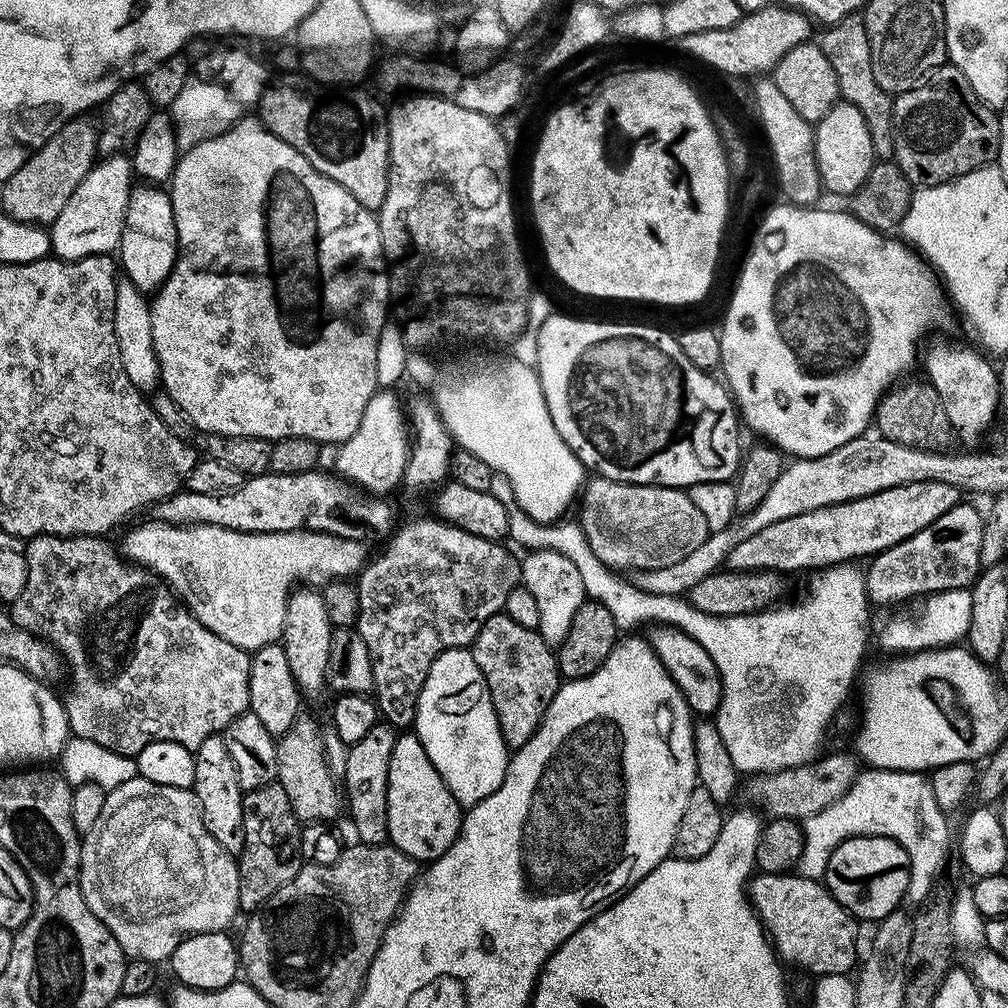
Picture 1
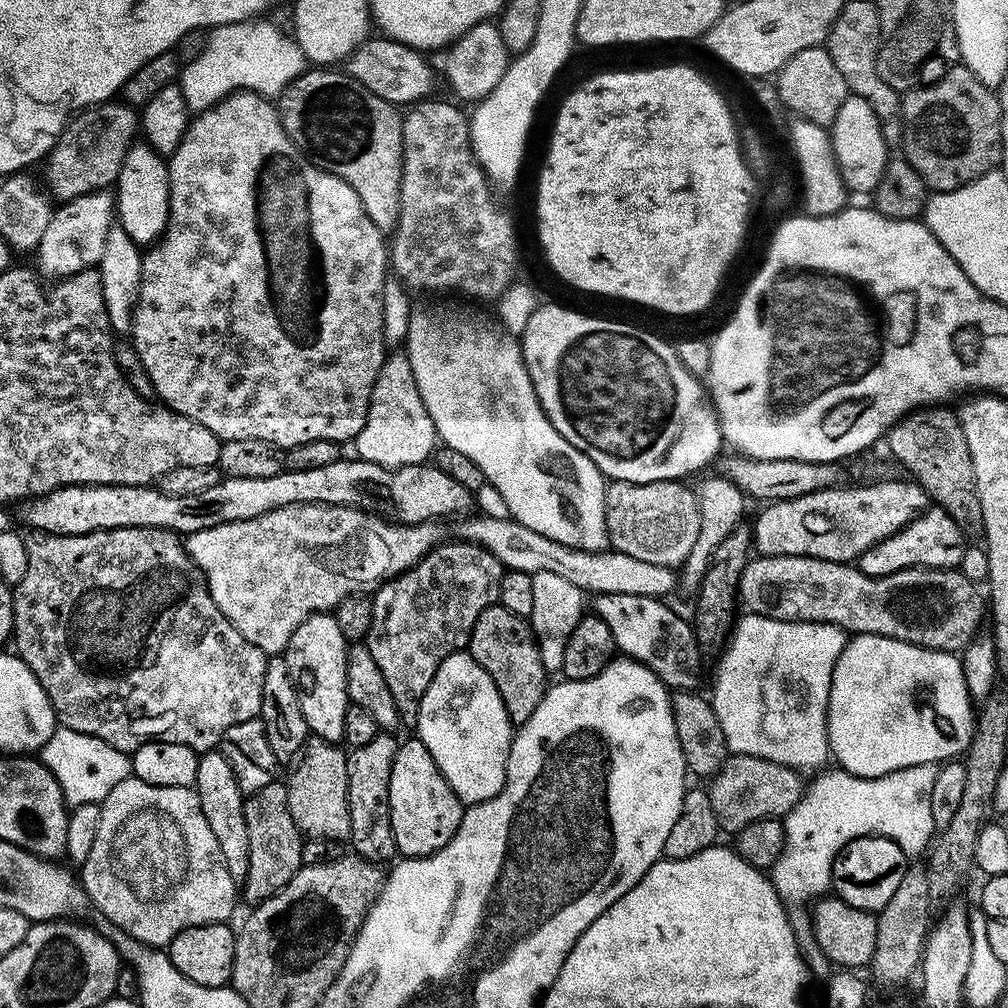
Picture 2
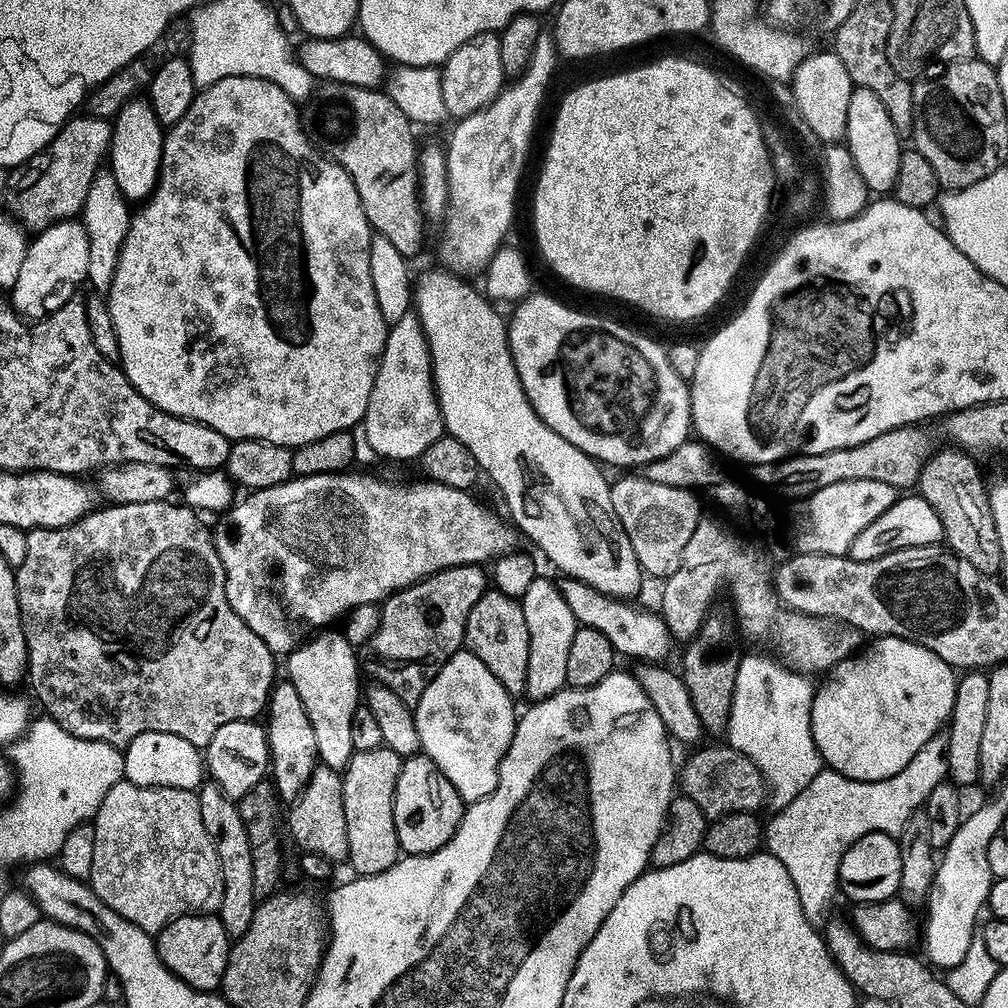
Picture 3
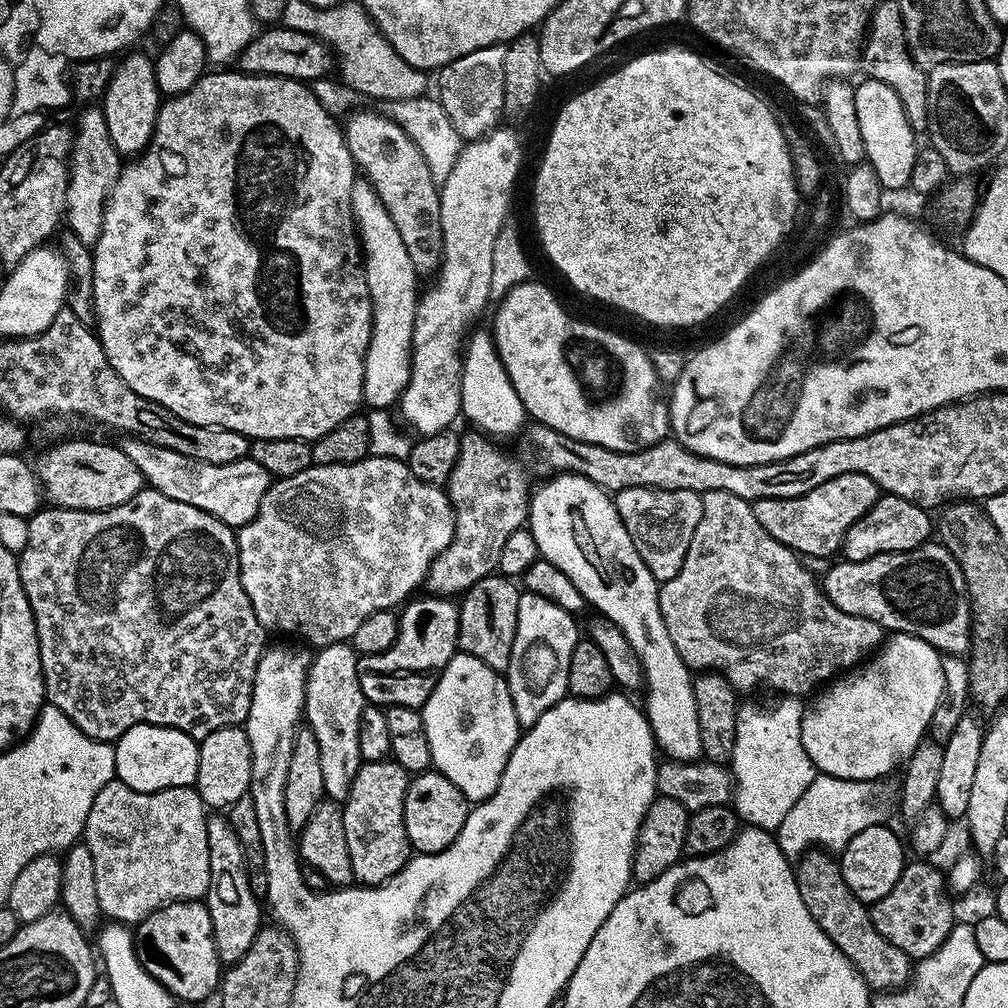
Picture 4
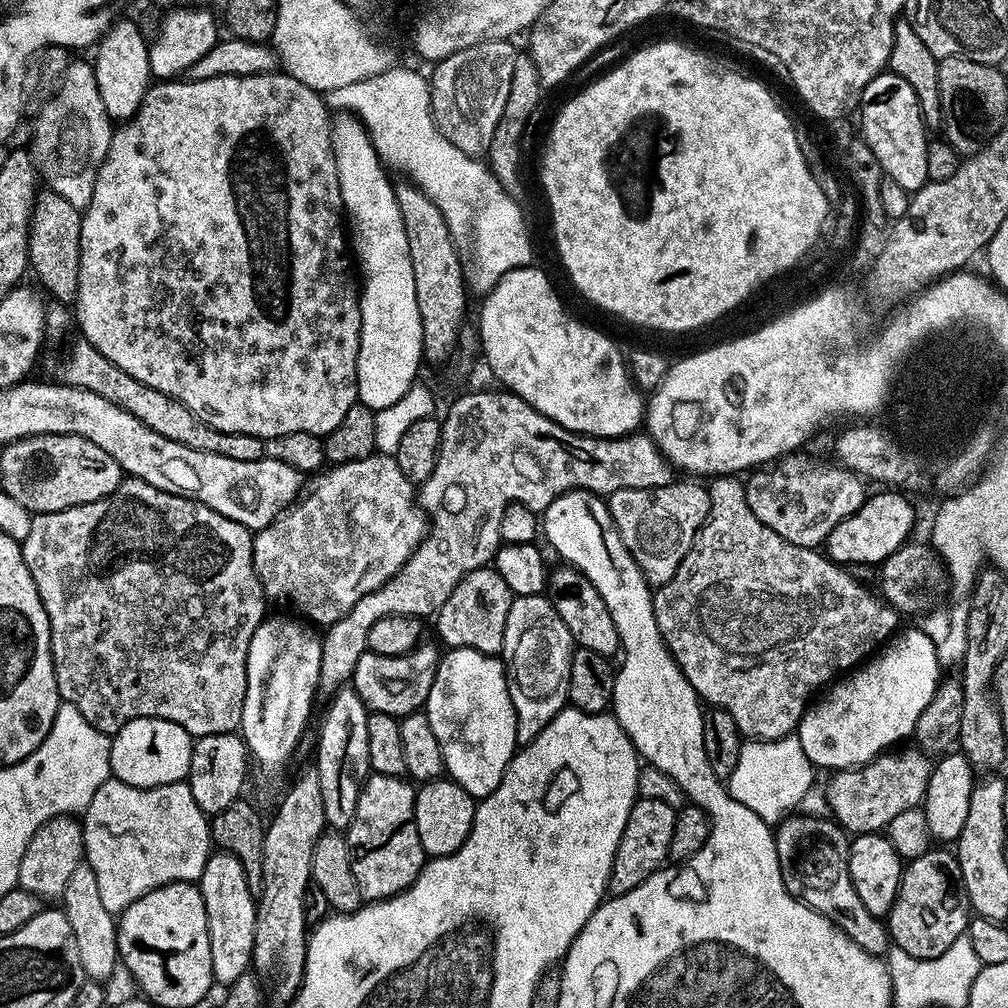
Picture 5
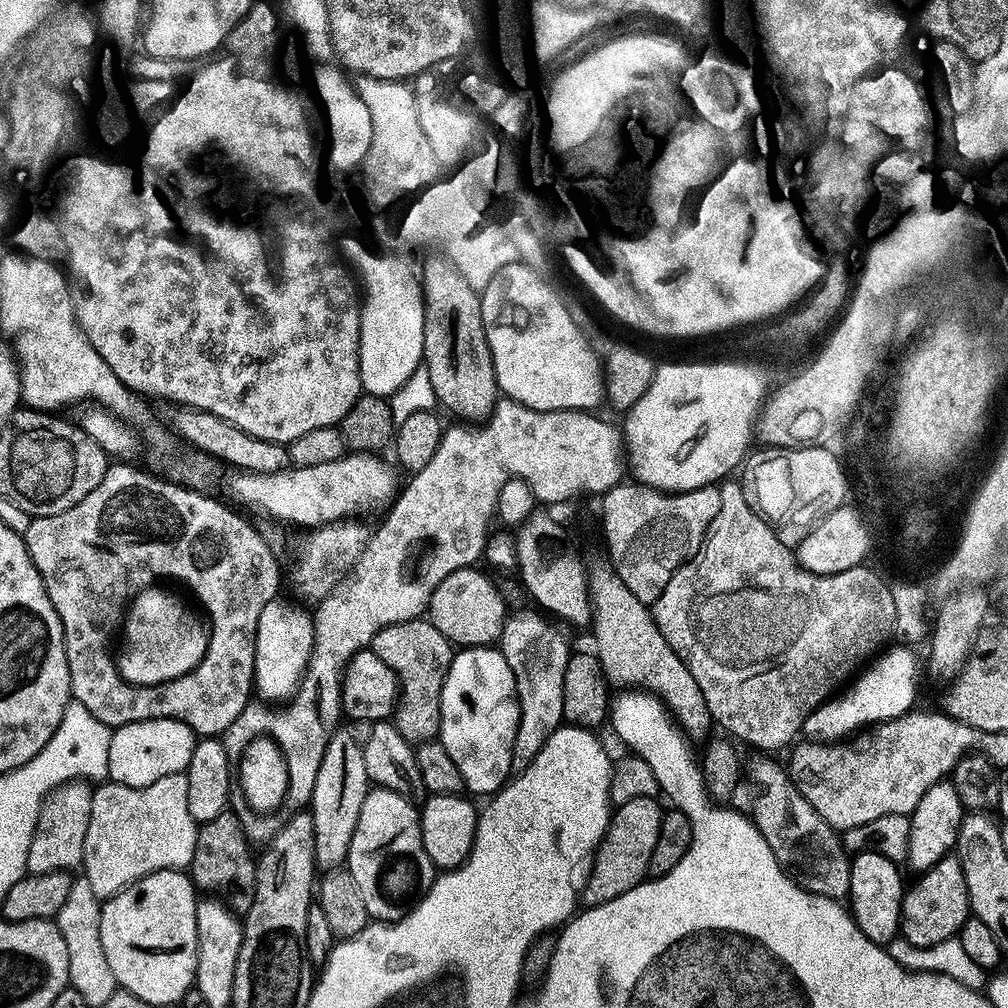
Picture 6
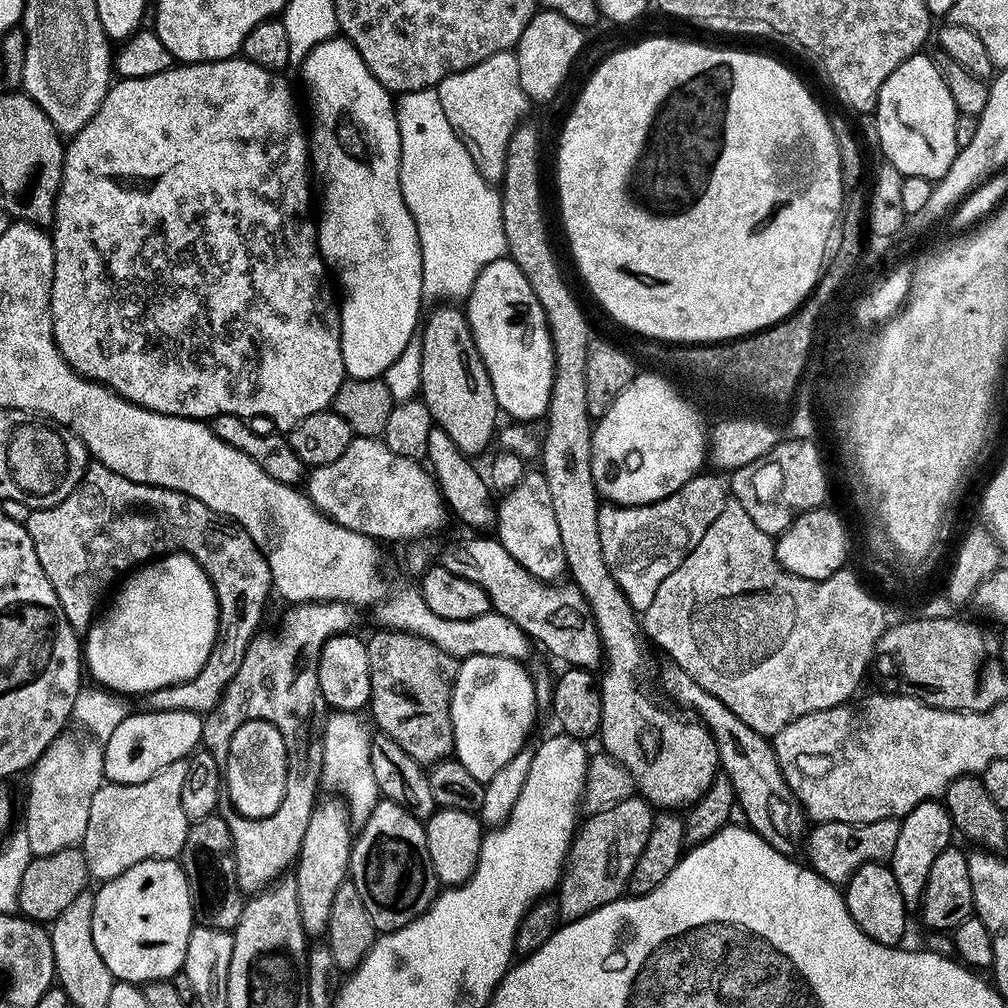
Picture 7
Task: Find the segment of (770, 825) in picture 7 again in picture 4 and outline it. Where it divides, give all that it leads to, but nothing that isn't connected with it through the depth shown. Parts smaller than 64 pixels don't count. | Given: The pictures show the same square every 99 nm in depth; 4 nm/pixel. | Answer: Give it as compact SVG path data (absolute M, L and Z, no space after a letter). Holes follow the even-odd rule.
M809 850L795 861L794 871L798 882L798 894L802 894L802 902L806 902L806 910L818 922L818 926L830 938L842 954L868 983L872 990L899 990L909 983L914 971L913 961L894 942L886 942L878 930L874 930L874 922L869 905L861 902L846 886L846 878L842 878L840 861L827 850Z

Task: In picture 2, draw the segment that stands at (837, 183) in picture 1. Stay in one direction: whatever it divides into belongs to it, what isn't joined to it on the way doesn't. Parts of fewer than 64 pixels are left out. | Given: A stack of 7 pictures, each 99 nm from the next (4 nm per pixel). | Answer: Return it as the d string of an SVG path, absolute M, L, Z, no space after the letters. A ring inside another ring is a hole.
M848 95L846 102L842 102L842 110L838 110L838 118L834 118L830 126L830 135L836 163L841 167L840 173L844 179L844 187L852 194L874 193L887 168L890 149L884 140L880 120L874 114L874 110L870 110L870 102Z

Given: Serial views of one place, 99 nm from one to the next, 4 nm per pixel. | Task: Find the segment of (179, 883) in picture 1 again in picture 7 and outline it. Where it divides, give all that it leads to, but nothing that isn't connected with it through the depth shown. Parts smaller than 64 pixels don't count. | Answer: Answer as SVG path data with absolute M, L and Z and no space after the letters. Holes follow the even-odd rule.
M187 759L174 762L146 782L137 784L100 785L98 794L90 802L90 822L82 851L93 881L103 882L120 876L127 868L143 860L171 860L179 857L186 842L189 821L182 814L182 778L186 778Z

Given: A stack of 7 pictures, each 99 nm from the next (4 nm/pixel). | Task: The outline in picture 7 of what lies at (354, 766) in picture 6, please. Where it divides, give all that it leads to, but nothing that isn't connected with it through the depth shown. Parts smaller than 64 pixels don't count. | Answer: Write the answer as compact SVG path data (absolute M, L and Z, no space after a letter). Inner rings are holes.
M328 798L325 804L317 803L306 826L305 837L301 840L299 855L295 857L296 897L298 898L298 910L300 921L304 923L305 933L323 933L328 926L331 906L338 888L347 881L350 876L348 860L352 856L352 842L354 828L350 823L348 806L340 798Z

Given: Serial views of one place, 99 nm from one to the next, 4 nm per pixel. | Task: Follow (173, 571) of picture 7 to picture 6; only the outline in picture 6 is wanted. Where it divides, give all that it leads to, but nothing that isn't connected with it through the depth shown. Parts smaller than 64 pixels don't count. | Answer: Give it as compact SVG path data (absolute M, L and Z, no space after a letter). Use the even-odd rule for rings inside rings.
M167 587L142 589L125 615L122 625L124 649L118 652L118 667L121 678L131 684L165 684L168 680L177 680L179 676L185 676L191 668L196 668L208 649L208 628L205 621L201 617L200 621L174 593L167 592L164 588Z

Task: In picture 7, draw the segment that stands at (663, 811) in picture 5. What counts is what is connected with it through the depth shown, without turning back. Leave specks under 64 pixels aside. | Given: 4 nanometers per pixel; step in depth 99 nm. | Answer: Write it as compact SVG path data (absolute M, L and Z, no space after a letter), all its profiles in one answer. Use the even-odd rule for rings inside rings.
M634 794L629 800L618 802L618 806L610 806L610 810L593 812L587 817L589 820L579 825L572 838L572 847L568 850L566 871L562 880L566 885L572 884L572 913L573 917L585 916L588 912L606 906L612 900L619 900L625 895L628 879L632 877L634 866L646 846L652 833L654 809L647 800Z

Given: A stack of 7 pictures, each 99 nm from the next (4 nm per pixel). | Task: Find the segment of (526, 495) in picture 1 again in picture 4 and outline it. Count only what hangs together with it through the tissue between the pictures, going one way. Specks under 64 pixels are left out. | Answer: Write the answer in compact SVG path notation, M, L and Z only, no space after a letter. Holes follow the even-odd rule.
M491 331L474 332L467 337L460 366L460 410L463 419L468 419L473 429L489 437L512 436L526 421L524 407L506 374ZM573 472L553 475L553 480L548 480L540 489L531 493L528 502L528 518L526 527L529 532L534 534L534 542L538 546L540 556L549 560L554 566L558 566L558 570L562 570L562 574L566 574L566 578L570 578L570 582L574 582L574 586L578 586L578 590L584 596L585 601L589 605L592 604L597 608L599 615L603 619L608 620L614 626L618 626L618 630L622 630L622 634L626 634L626 642L630 642L630 646L634 646L634 654L638 654L638 662L644 671L643 687L648 688L648 693L644 696L644 704L642 703L642 711L648 718L648 724L652 727L652 736L656 739L659 751L665 757L674 760L699 760L700 755L700 739L698 738L698 710L694 702L694 690L692 689L693 673L690 671L688 664L682 662L682 658L678 654L678 650L674 650L674 642L670 642L670 634L666 630L666 622L662 622L662 610L660 609L660 584L654 578L654 574L650 574L650 570L646 566L646 562L642 562L642 558L638 554L638 550L634 546L634 542L630 538L630 534L626 530L626 526L622 522L622 518L616 509L615 499L603 488L599 488L594 482L590 482L585 476L575 476Z

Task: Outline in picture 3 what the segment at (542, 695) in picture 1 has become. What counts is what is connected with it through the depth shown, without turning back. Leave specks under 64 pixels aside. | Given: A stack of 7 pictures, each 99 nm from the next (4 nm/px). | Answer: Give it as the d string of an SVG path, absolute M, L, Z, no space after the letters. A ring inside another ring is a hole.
M489 590L474 602L470 618L466 618L464 648L483 662L486 670L502 682L502 686L514 698L525 695L526 666L530 659L530 630L526 630L524 605L515 596L507 596L495 590Z

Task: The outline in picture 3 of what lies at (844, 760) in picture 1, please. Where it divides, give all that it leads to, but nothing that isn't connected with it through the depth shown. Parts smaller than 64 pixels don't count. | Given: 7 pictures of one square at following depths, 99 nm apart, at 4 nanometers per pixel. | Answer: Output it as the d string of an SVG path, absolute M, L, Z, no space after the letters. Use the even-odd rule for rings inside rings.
M700 746L696 752L681 767L678 772L678 788L683 795L690 798L690 802L696 803L698 810L709 818L734 814L735 812L757 811L756 807L766 800L766 785L764 775L736 748L723 746L724 748L704 748Z

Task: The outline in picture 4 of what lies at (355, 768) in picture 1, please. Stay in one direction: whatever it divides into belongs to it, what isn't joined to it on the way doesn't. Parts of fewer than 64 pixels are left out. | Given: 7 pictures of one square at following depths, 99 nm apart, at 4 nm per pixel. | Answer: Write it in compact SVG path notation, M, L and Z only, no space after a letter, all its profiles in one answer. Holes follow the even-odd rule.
M391 758L378 762L364 762L361 763L358 774L350 786L348 799L343 801L346 846L350 846L350 866L354 866L354 877L361 885L375 886L386 883L391 876L401 872L414 855L404 821L404 803L409 779L408 771L398 766Z

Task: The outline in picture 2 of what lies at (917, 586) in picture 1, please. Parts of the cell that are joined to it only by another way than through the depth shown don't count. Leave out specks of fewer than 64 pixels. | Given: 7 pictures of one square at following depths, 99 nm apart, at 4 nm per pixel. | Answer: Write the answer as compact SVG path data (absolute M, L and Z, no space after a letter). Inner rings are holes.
M932 506L890 538L870 546L860 555L858 566L871 576L885 576L907 568L956 568L966 549L964 536L965 529L945 508Z

